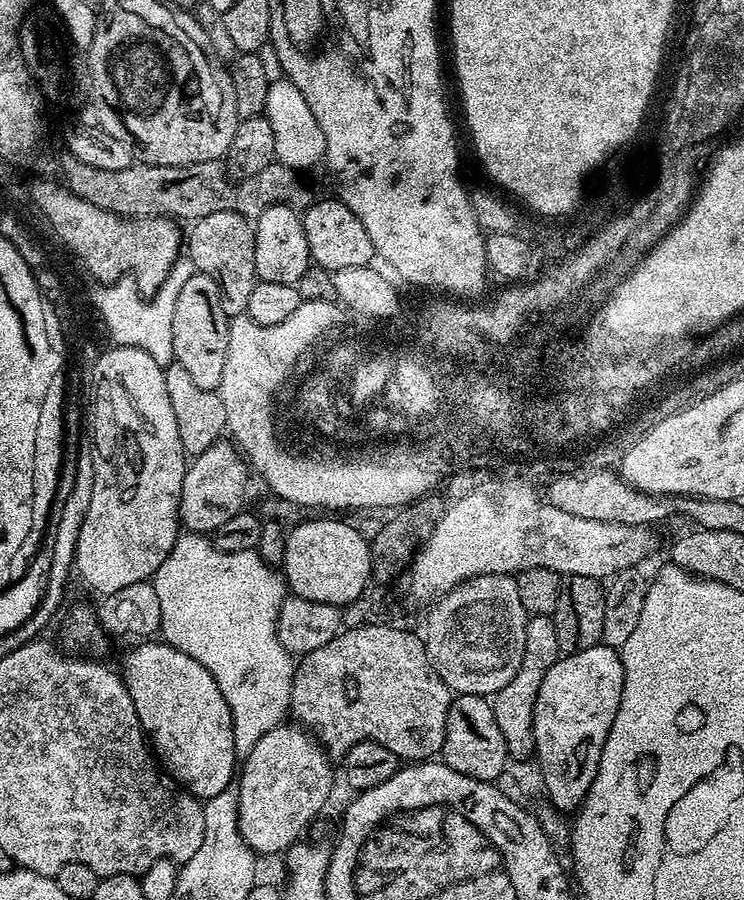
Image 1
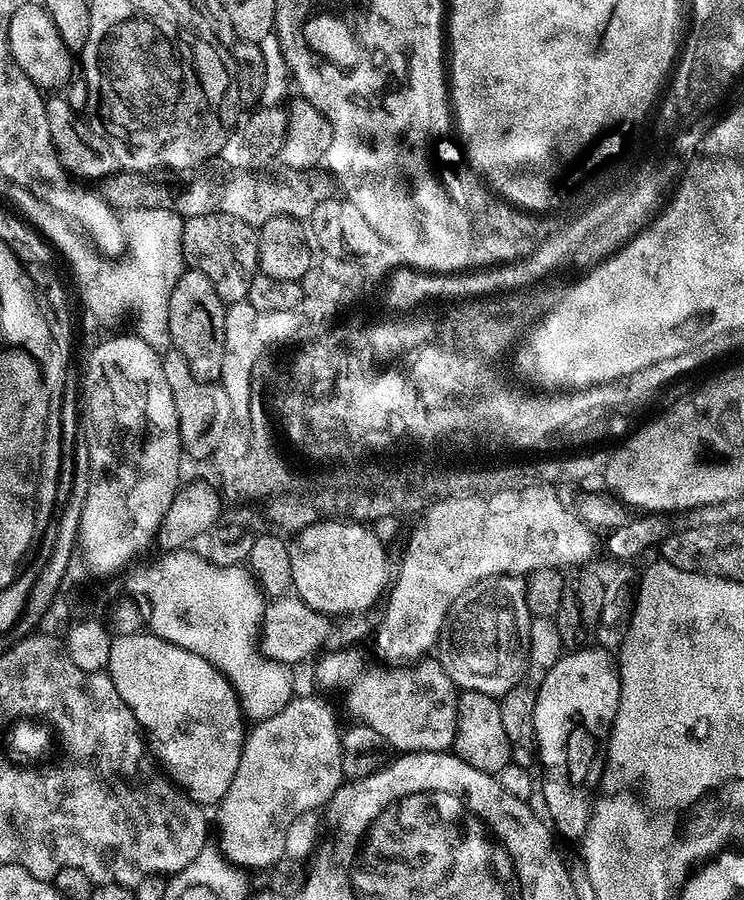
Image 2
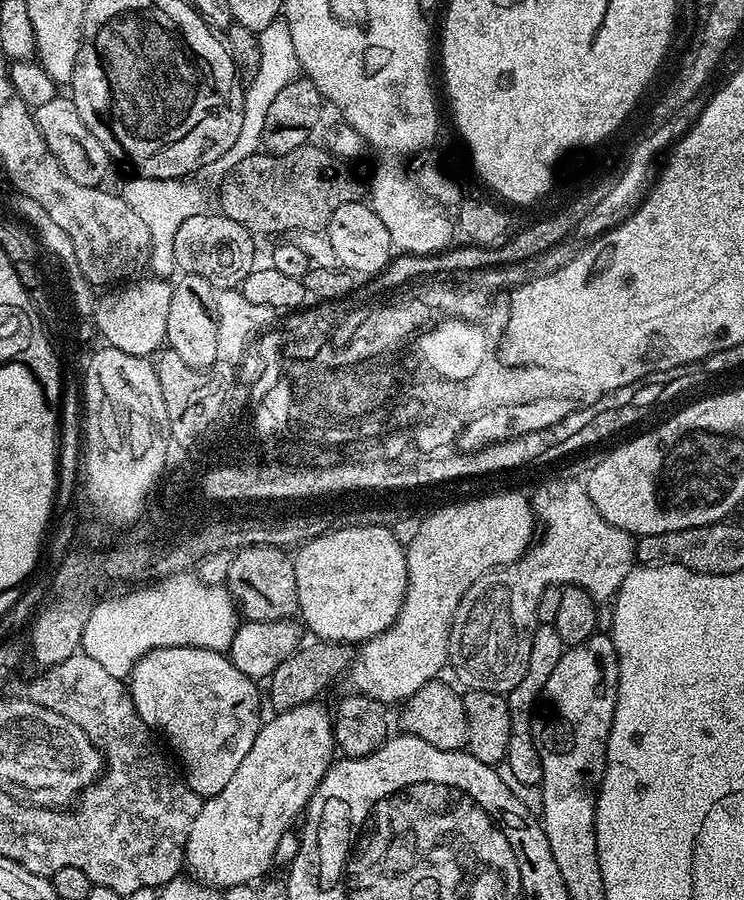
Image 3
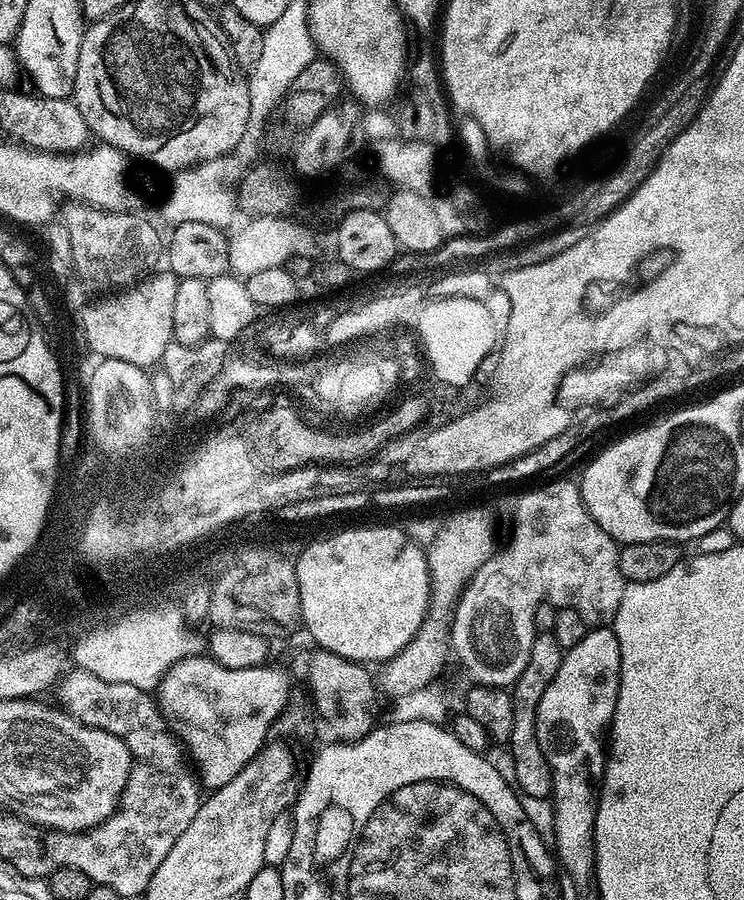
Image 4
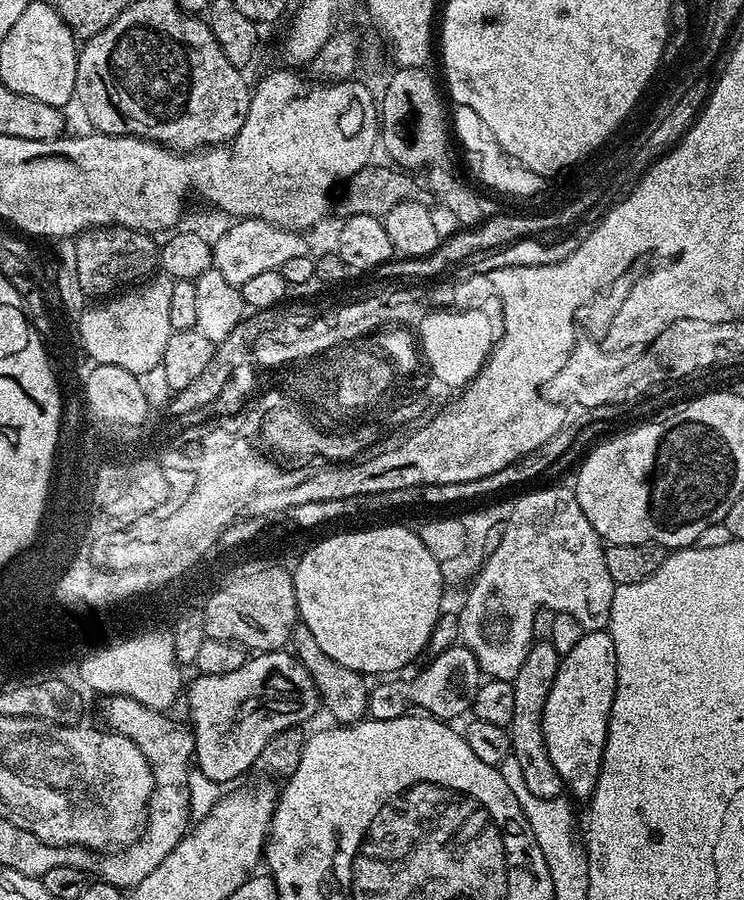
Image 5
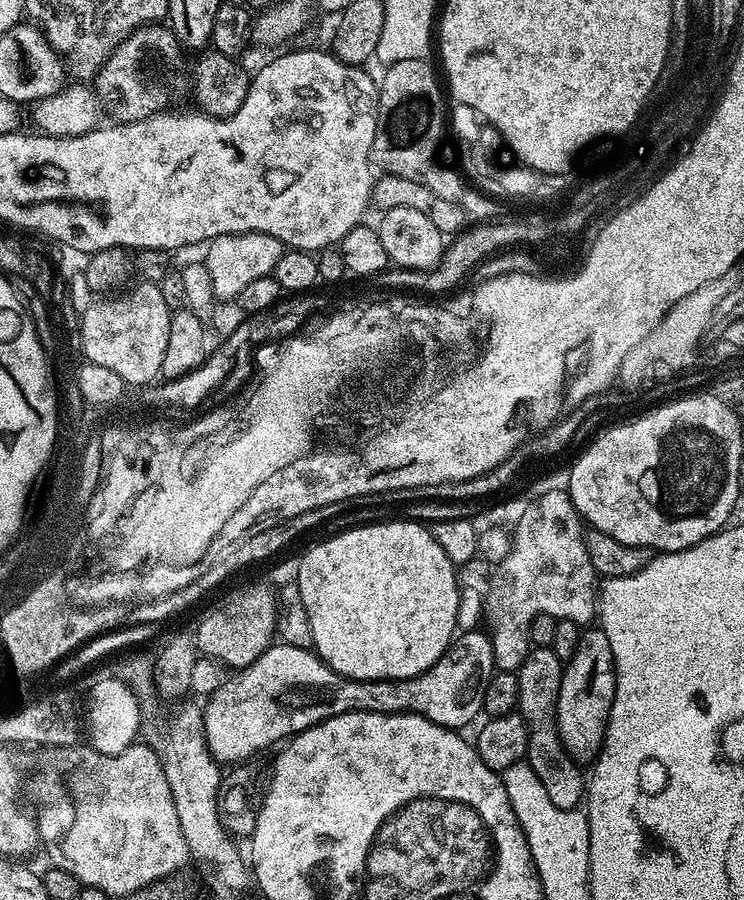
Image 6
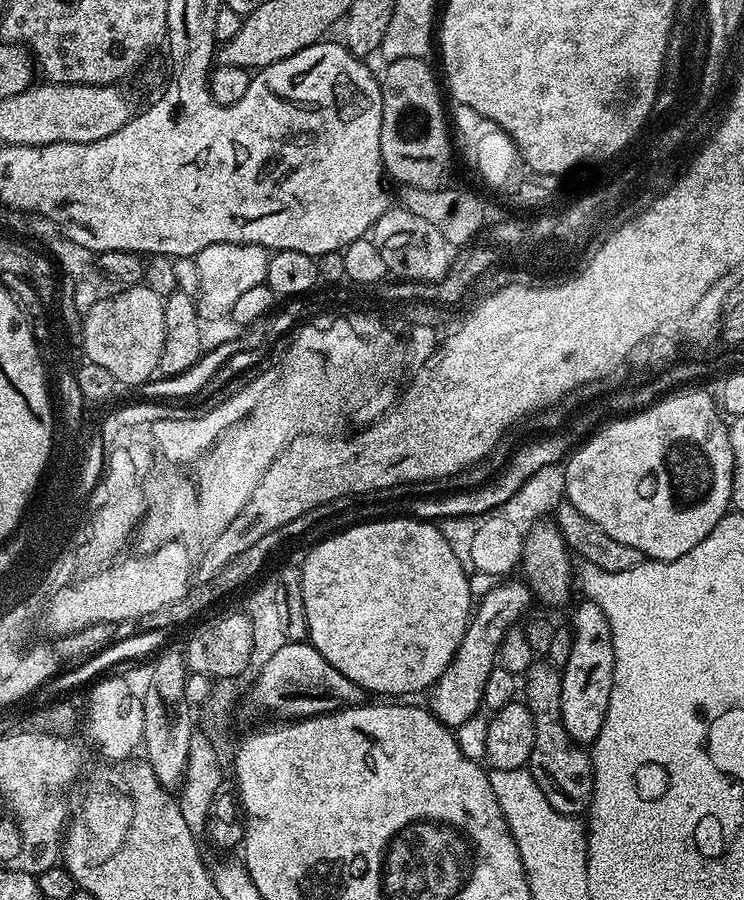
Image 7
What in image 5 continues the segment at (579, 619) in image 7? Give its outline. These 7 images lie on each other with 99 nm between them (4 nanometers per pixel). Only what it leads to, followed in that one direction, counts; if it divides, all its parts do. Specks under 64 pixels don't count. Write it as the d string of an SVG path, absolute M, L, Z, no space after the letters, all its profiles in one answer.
M611 631L585 632L582 642L562 657L542 714L546 754L550 754L550 762L554 762L565 789L580 800L587 801L598 782L615 693L616 647Z

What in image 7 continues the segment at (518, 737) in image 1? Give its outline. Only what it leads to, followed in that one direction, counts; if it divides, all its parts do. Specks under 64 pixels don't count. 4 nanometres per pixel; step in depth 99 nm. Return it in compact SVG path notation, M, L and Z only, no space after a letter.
M533 659L522 675L522 700L534 714L534 750L526 765L528 773L538 782L538 790L546 794L546 802L567 816L579 817L592 805L594 778L592 757L570 738L562 722L562 672L547 659Z

